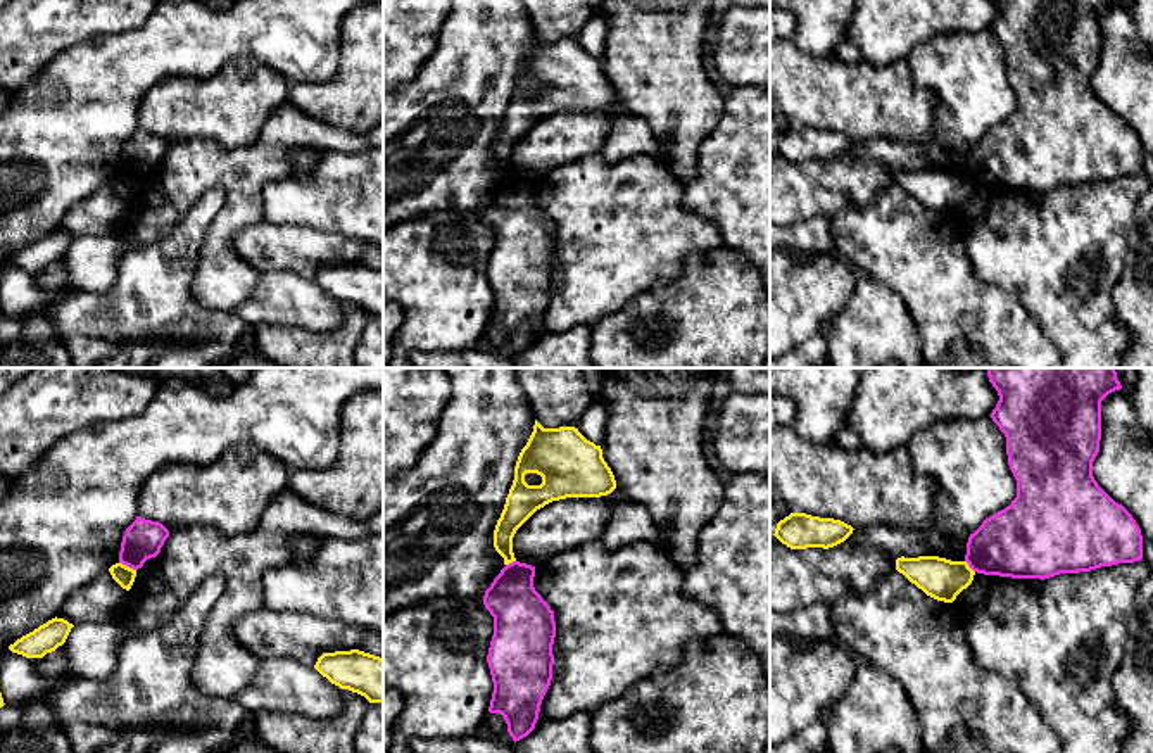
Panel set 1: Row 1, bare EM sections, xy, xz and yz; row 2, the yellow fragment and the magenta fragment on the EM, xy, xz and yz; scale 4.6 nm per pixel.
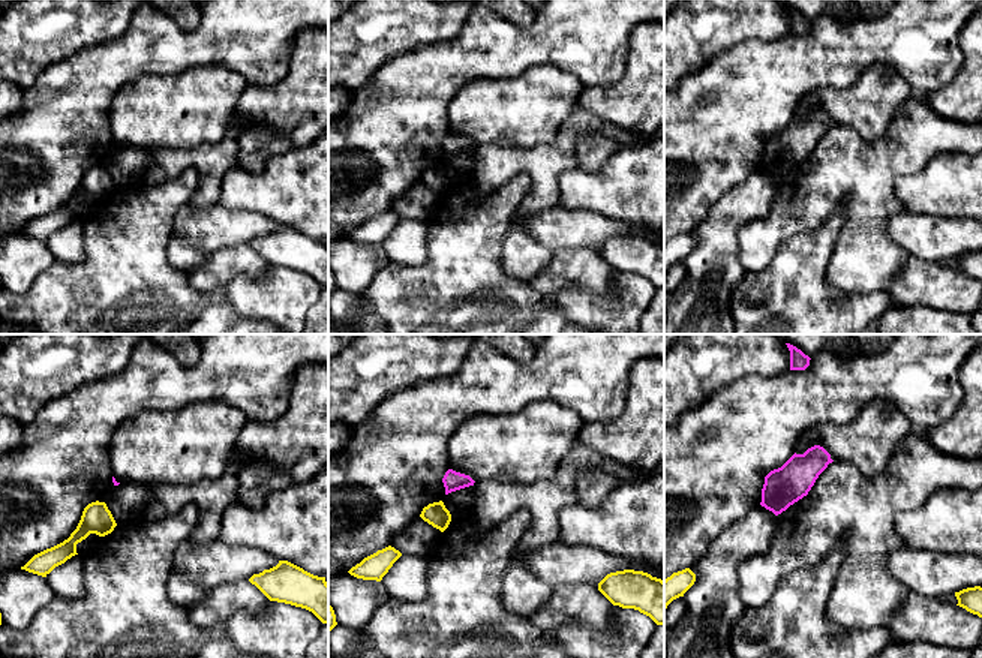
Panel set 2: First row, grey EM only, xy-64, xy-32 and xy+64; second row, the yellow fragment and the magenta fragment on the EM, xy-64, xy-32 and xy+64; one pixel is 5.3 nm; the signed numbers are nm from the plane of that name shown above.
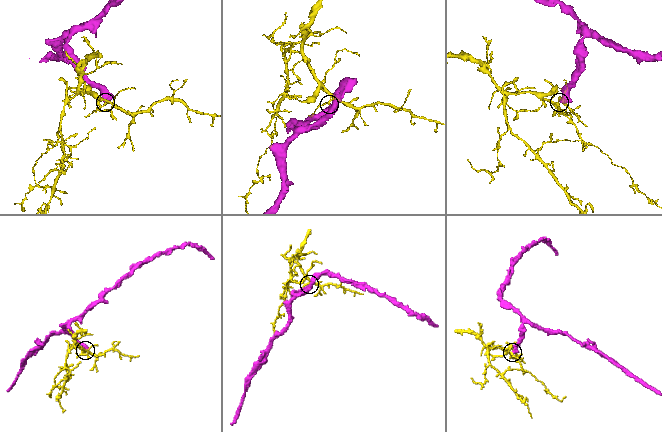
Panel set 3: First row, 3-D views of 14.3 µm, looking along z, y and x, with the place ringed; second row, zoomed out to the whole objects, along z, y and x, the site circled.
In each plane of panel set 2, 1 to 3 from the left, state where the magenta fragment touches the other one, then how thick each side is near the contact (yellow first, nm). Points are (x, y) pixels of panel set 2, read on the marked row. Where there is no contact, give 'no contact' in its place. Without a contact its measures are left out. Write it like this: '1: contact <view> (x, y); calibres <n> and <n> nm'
1: no contact
2: no contact
3: no contact

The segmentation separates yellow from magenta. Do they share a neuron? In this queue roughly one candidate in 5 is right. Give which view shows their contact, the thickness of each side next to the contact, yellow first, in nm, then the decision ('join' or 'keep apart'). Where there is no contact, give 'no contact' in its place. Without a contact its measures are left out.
contact in xy; calibres 90 and 180 nm; keep apart

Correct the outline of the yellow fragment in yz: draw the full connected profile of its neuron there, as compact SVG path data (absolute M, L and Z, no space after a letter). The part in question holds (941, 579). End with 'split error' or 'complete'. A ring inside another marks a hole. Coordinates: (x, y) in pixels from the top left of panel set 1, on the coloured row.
M901 556L896 560L896 570L927 596L944 603L953 603L975 575L967 561L951 561L939 556Z; complete

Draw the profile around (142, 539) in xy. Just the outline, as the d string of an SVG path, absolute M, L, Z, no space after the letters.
M136 516L123 535L119 563L133 570L142 568L161 553L167 537L169 530L162 523Z

